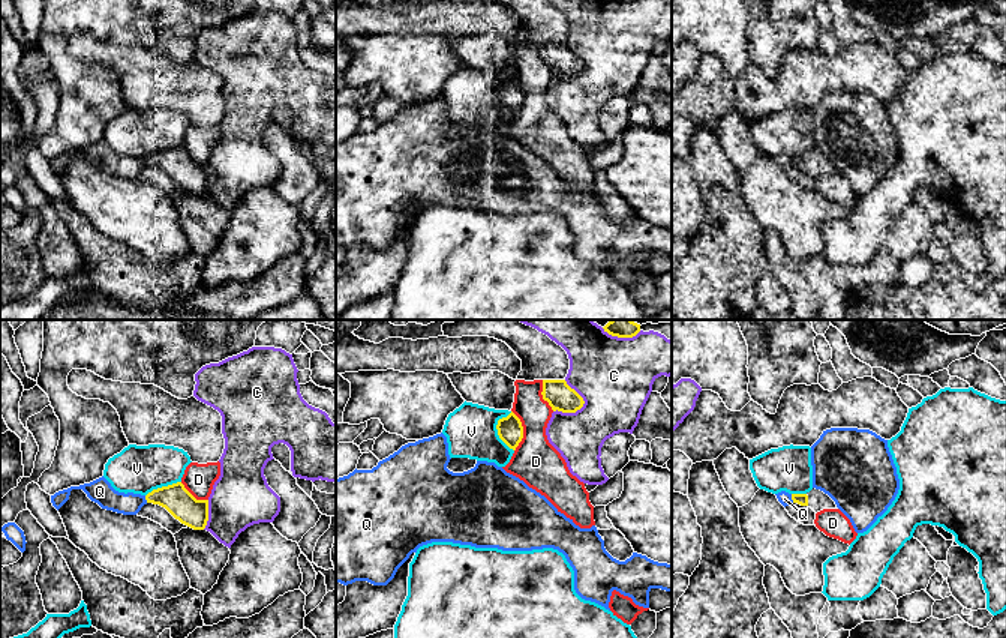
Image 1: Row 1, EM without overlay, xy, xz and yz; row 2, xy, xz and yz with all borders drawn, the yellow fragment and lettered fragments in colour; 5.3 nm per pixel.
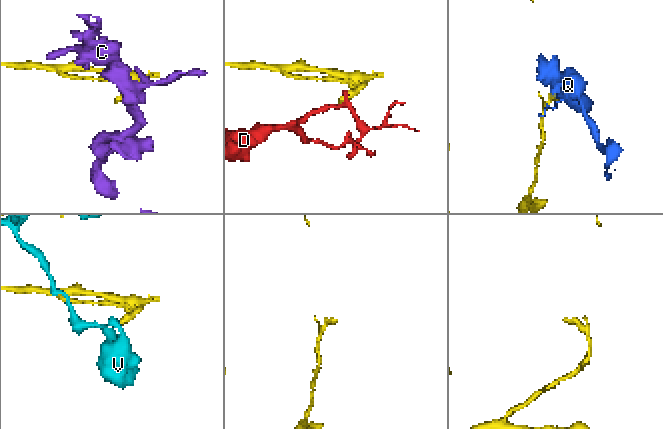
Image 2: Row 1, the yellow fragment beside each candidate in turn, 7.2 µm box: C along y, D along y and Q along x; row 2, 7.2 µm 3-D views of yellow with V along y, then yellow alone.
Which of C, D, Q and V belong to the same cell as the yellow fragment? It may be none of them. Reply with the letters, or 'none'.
none

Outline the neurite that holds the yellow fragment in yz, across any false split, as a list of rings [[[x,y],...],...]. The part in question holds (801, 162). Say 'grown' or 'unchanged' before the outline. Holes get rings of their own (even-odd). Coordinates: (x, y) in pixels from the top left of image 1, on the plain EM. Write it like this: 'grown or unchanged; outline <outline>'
grown; outline [[[813,152],[807,158],[792,158],[793,167],[811,171],[816,177],[823,173],[838,173],[835,165],[820,153]]]

